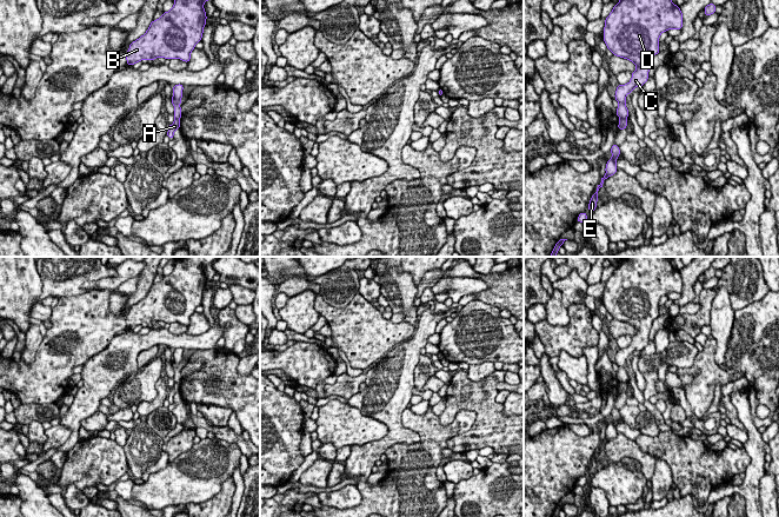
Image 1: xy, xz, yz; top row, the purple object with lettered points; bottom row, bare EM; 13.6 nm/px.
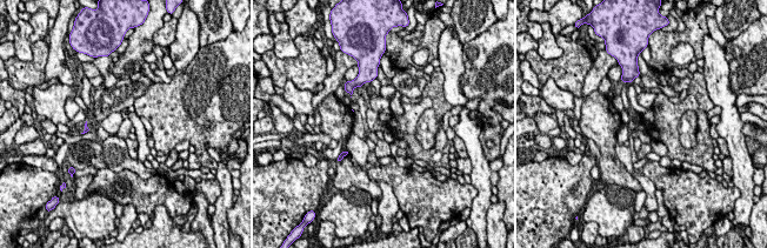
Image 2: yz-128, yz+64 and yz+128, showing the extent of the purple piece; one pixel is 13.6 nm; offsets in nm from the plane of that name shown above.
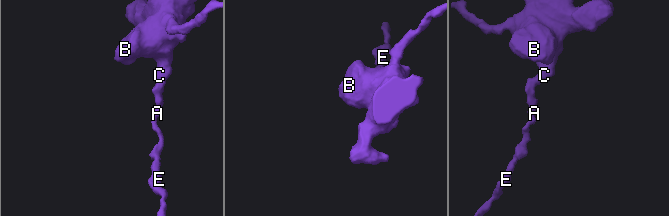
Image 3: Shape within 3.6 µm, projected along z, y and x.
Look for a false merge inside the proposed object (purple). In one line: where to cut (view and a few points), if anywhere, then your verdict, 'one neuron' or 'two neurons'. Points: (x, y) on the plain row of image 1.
cut yz (620, 382), (626, 383); two neurons

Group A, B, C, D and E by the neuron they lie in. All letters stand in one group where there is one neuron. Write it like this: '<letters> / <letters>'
A E / B C D

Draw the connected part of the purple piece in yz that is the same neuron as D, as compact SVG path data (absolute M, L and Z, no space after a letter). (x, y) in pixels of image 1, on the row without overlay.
M624 257L606 281L602 300L607 312L637 330L631 345L618 349L614 358L620 383L627 383L630 377L626 359L648 344L653 320L660 316L660 298L671 292L683 292L683 277L672 266L671 257Z

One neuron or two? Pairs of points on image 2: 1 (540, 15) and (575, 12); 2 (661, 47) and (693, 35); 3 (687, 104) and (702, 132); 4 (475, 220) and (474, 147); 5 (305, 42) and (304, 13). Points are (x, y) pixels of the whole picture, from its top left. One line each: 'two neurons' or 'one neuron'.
1: one neuron
2: one neuron
3: one neuron
4: one neuron
5: two neurons

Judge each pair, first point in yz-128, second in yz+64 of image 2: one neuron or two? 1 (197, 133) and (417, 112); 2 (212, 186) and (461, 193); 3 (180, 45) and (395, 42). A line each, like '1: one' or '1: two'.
1: two
2: one
3: two

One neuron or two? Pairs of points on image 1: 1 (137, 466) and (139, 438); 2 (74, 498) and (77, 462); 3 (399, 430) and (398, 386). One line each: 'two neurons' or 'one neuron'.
1: one neuron
2: two neurons
3: one neuron

